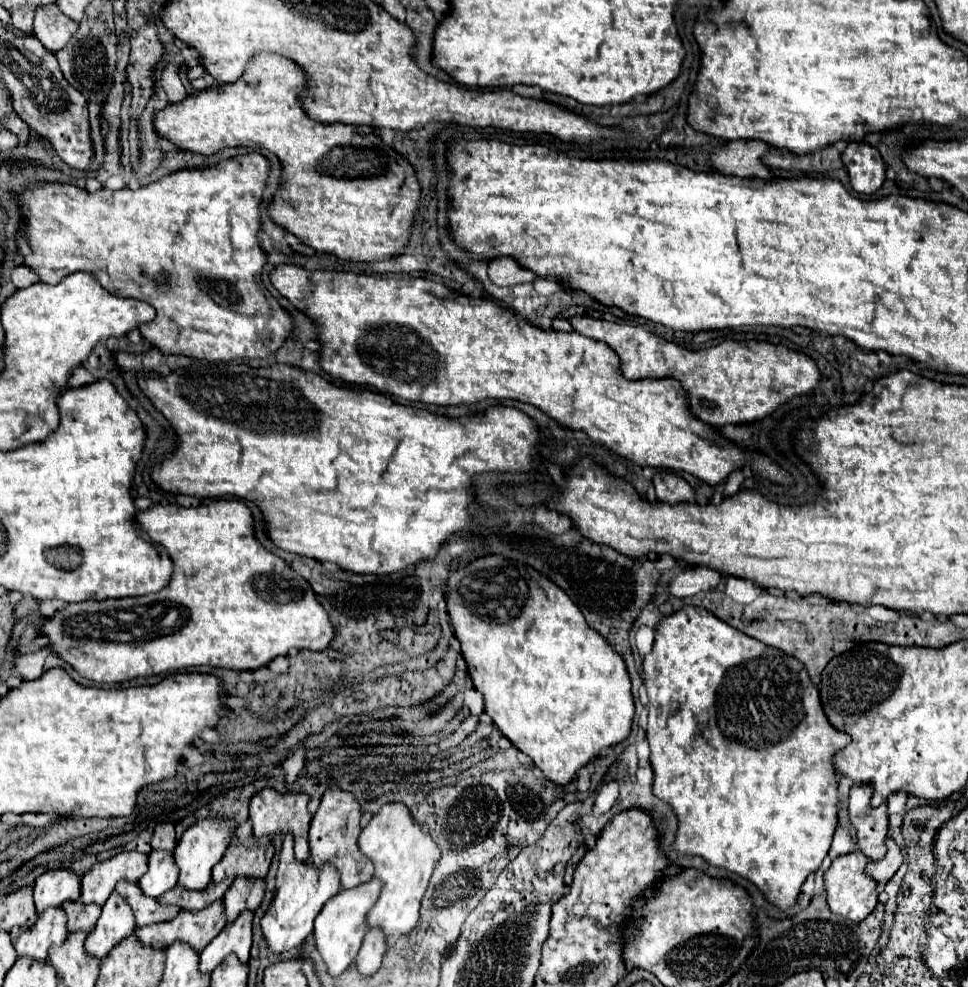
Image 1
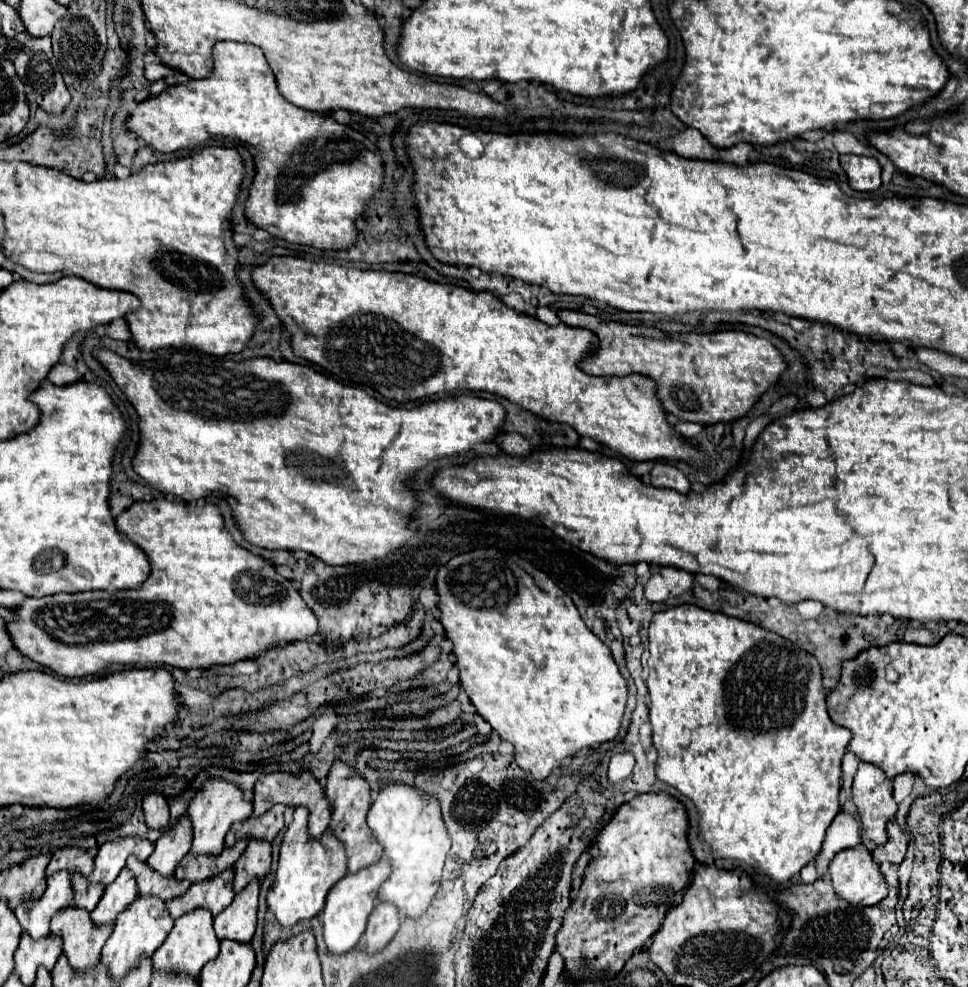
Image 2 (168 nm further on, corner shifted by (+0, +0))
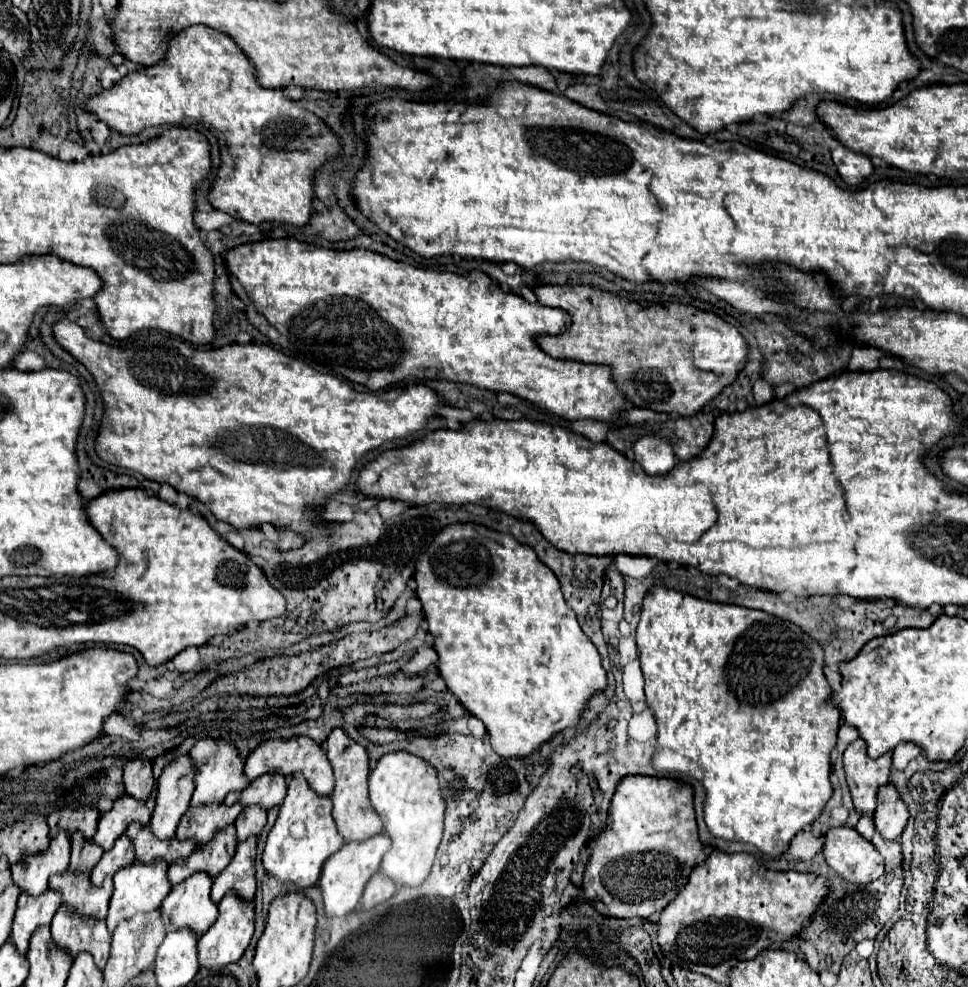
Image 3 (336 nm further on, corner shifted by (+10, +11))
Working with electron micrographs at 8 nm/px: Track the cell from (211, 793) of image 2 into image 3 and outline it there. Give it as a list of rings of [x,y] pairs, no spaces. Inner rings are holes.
[[[211,738],[199,740],[191,748],[189,756],[191,756],[191,762],[195,766],[195,792],[191,798],[191,808],[221,804],[229,792],[245,790],[247,780],[243,776],[243,762],[239,758],[239,752],[229,742],[211,740]]]

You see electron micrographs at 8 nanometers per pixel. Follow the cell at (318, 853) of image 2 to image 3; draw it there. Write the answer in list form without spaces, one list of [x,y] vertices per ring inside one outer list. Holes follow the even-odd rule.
[[[295,774],[289,780],[285,802],[281,804],[277,822],[267,836],[267,846],[263,852],[263,868],[269,876],[291,882],[299,888],[315,886],[321,874],[321,868],[329,856],[333,856],[343,846],[341,834],[337,834],[333,816],[331,816],[331,800],[319,798],[305,782],[301,774]]]

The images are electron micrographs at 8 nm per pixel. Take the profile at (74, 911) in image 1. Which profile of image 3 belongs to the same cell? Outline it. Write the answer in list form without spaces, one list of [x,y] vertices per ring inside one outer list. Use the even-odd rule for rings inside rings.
[[[81,834],[71,836],[71,864],[69,864],[71,872],[89,874],[95,868],[95,864],[101,860],[101,856],[103,850],[99,846],[85,840]]]

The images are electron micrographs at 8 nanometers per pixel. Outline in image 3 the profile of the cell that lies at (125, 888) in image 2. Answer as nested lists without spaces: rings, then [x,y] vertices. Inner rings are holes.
[[[123,834],[115,846],[103,854],[101,862],[93,868],[91,872],[91,884],[93,886],[101,886],[101,882],[107,878],[107,876],[113,876],[115,872],[123,870],[125,866],[133,864],[135,862],[135,854],[133,854],[133,844],[131,840]]]

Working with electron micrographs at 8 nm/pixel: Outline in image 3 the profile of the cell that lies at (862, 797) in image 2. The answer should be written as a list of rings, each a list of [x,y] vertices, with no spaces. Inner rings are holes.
[[[857,738],[843,754],[843,768],[855,810],[859,814],[873,814],[877,790],[889,782],[891,752],[871,760],[865,752],[865,742]]]

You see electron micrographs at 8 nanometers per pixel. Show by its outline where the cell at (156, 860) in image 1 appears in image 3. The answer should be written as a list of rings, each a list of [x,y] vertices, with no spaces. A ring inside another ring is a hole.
[[[189,756],[173,760],[159,778],[155,810],[151,814],[149,828],[159,840],[169,840],[175,836],[181,816],[189,808],[189,798],[193,794],[193,764]]]

